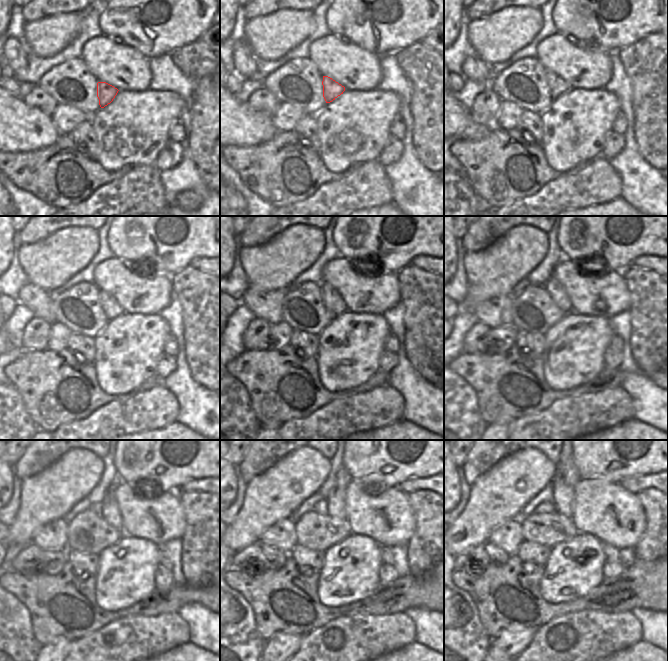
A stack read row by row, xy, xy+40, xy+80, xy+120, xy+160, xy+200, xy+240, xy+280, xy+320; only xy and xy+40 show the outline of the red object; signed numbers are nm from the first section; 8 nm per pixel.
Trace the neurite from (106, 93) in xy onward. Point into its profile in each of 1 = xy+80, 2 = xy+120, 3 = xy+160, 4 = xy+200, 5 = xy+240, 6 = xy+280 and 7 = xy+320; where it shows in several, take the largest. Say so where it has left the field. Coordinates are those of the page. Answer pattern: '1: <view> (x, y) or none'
1: xy+80 (557, 86)
2: xy+120 (112, 309)
3: xy+160 (332, 299)
4: xy+200 (557, 293)
5: xy+240 (110, 512)
6: xy+280 (336, 499)
7: xy+320 (567, 476)

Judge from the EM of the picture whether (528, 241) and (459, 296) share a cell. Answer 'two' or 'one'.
two

